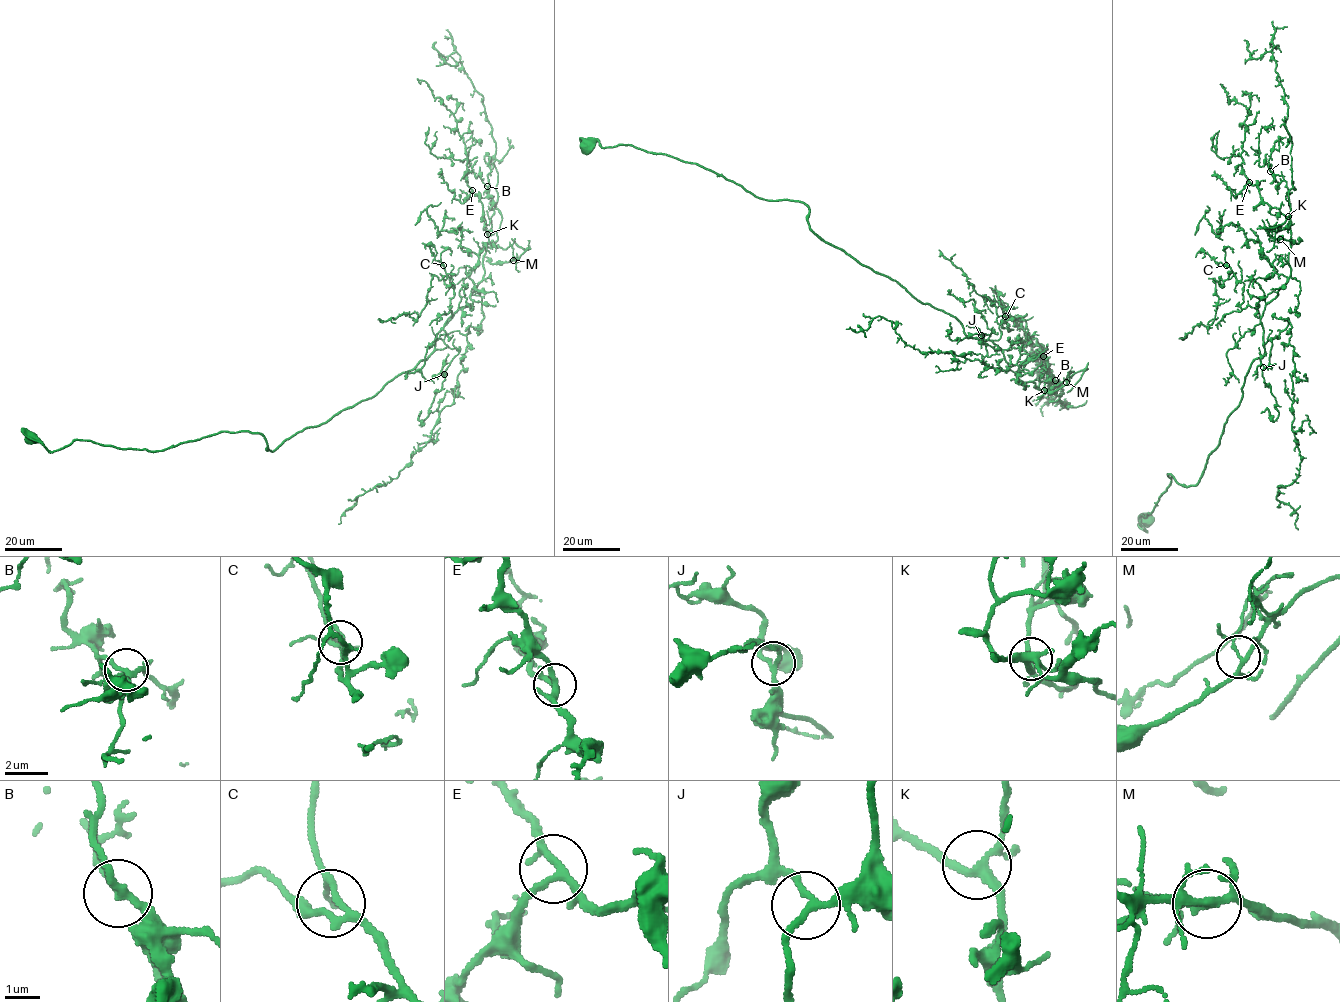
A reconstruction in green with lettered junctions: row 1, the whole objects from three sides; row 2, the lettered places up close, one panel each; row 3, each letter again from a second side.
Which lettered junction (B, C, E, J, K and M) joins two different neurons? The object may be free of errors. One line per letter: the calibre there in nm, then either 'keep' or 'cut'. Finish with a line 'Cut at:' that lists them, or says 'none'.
B: 200 nm | keep
C: 160 nm | keep
E: 220 nm | keep
J: 190 nm | keep
K: 240 nm | keep
M: 170 nm | cut
Cut at: M

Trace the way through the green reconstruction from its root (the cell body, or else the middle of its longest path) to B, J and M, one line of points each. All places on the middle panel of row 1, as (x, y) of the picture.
B: (588, 147), (665, 153), (758, 197), (802, 201), (825, 242), (991, 341), (1022, 382), (1056, 395), (1055, 380)
J: (588, 147), (665, 153), (758, 197), (802, 201), (825, 242), (951, 314), (994, 355), (981, 335)
M: (588, 147), (665, 153), (758, 197), (802, 201), (825, 242), (991, 341), (1022, 382), (1047, 392), (1066, 381)

